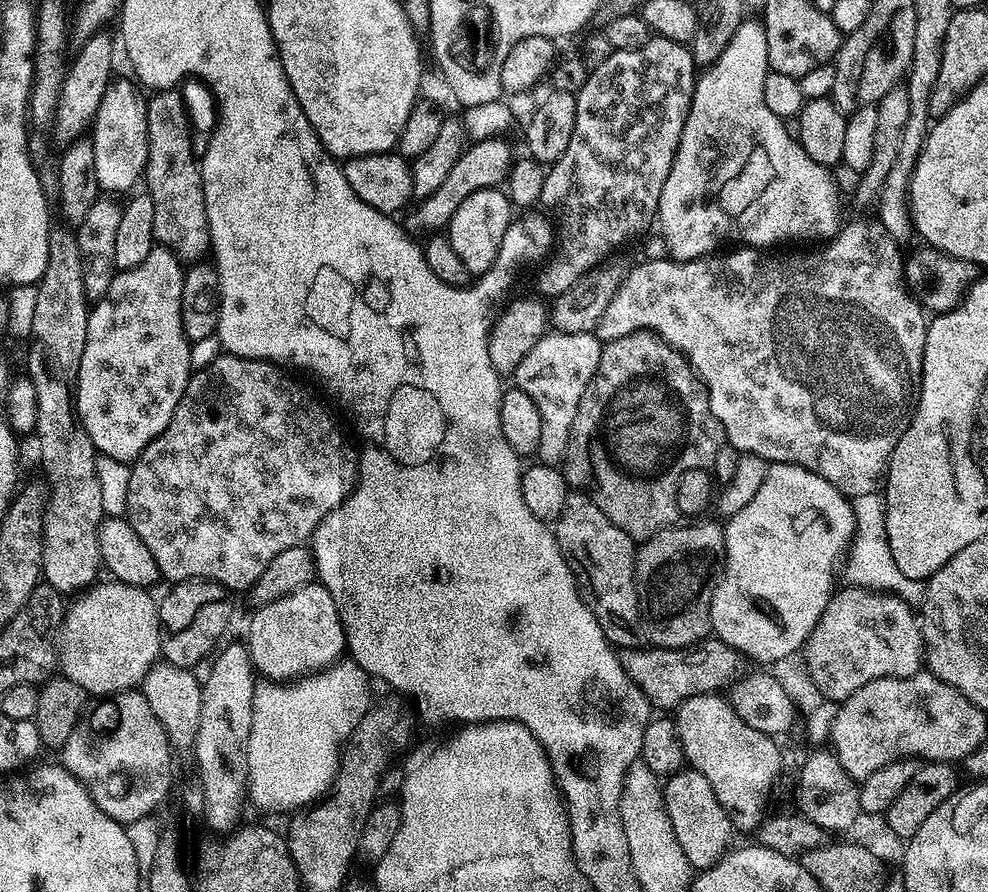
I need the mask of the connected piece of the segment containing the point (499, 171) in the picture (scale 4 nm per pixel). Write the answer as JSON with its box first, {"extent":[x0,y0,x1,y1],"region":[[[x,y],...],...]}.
{"extent":[407,138,514,234],"region":[[[495,138],[469,143],[454,162],[454,166],[451,167],[450,174],[446,176],[442,186],[416,204],[418,205],[416,212],[412,212],[408,216],[407,231],[416,234],[416,231],[421,228],[424,234],[439,233],[441,230],[447,229],[454,210],[458,210],[458,206],[462,206],[462,202],[466,202],[466,198],[470,198],[470,194],[483,188],[495,188],[501,185],[509,173],[510,163],[514,158],[514,154],[508,149],[506,140]]]}

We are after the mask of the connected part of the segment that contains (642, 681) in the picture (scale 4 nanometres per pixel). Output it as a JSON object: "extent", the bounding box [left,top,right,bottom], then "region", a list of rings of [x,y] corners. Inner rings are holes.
{"extent":[616,638,742,710],"region":[[[705,638],[691,648],[652,646],[649,649],[649,652],[644,652],[645,650],[621,648],[616,652],[616,657],[622,670],[626,670],[630,682],[634,682],[634,686],[638,686],[642,694],[646,694],[648,703],[656,710],[675,710],[682,702],[686,702],[686,698],[694,698],[707,692],[719,693],[722,690],[720,688],[726,688],[733,681],[737,675],[736,667],[742,663],[740,653],[715,638]]]}

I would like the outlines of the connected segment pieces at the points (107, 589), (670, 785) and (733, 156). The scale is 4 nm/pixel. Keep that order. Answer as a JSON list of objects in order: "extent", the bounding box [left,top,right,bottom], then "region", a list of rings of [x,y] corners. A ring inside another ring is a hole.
[{"extent":[58,582,160,697],"region":[[[97,582],[67,605],[58,633],[58,668],[89,697],[135,689],[160,656],[160,610],[152,592],[119,582]]]},{"extent":[662,766,734,869],"region":[[[685,766],[663,781],[662,802],[666,806],[674,838],[678,838],[678,846],[682,846],[682,854],[686,854],[693,869],[713,868],[729,851],[728,843],[734,837],[728,812],[722,810],[722,802],[714,798],[714,786],[710,786],[698,770]]]},{"extent":[658,18,842,260],"region":[[[745,18],[734,38],[730,38],[730,46],[722,50],[722,58],[699,73],[674,166],[670,166],[670,178],[666,178],[660,195],[658,232],[664,237],[671,259],[700,260],[713,255],[719,249],[716,247],[727,240],[740,240],[736,242],[749,248],[768,250],[771,244],[784,244],[787,240],[827,242],[840,231],[842,193],[837,179],[825,165],[814,162],[802,150],[789,125],[787,128],[782,117],[766,106],[762,86],[769,71],[764,25],[759,19]]]}]

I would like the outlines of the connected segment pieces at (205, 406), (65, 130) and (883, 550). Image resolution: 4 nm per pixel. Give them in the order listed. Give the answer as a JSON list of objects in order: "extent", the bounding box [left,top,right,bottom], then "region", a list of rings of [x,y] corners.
[{"extent":[124,354,358,593],"region":[[[219,354],[205,368],[197,367],[188,380],[186,390],[174,410],[174,418],[170,418],[170,426],[142,450],[140,459],[131,465],[132,473],[128,476],[128,489],[124,492],[124,504],[128,507],[126,519],[134,526],[134,534],[146,542],[146,550],[154,554],[154,562],[158,562],[161,577],[168,582],[182,580],[216,580],[223,588],[233,593],[251,589],[252,583],[270,566],[270,562],[282,550],[301,547],[307,541],[320,520],[330,514],[330,510],[338,507],[352,490],[358,479],[358,456],[348,445],[346,437],[340,433],[332,416],[303,388],[291,380],[287,371],[281,370],[269,360],[251,360],[241,356]]]},{"extent":[50,31,114,146],"region":[[[107,31],[96,32],[90,39],[83,41],[76,52],[76,57],[71,57],[67,65],[62,90],[58,98],[56,115],[50,125],[50,136],[60,146],[72,144],[81,139],[91,129],[92,119],[98,114],[98,106],[102,102],[102,94],[106,94],[108,85],[114,79],[112,73],[112,40],[107,36]]]},{"extent":[844,492,925,605],"region":[[[876,492],[862,494],[855,497],[850,505],[854,531],[850,539],[850,547],[846,552],[848,565],[845,566],[844,572],[848,575],[847,583],[858,588],[891,593],[899,596],[908,605],[919,605],[924,595],[925,585],[914,578],[906,578],[906,574],[902,574],[902,570],[898,570],[898,566],[894,566],[894,558],[890,554],[890,546],[886,538],[883,495]]]}]

